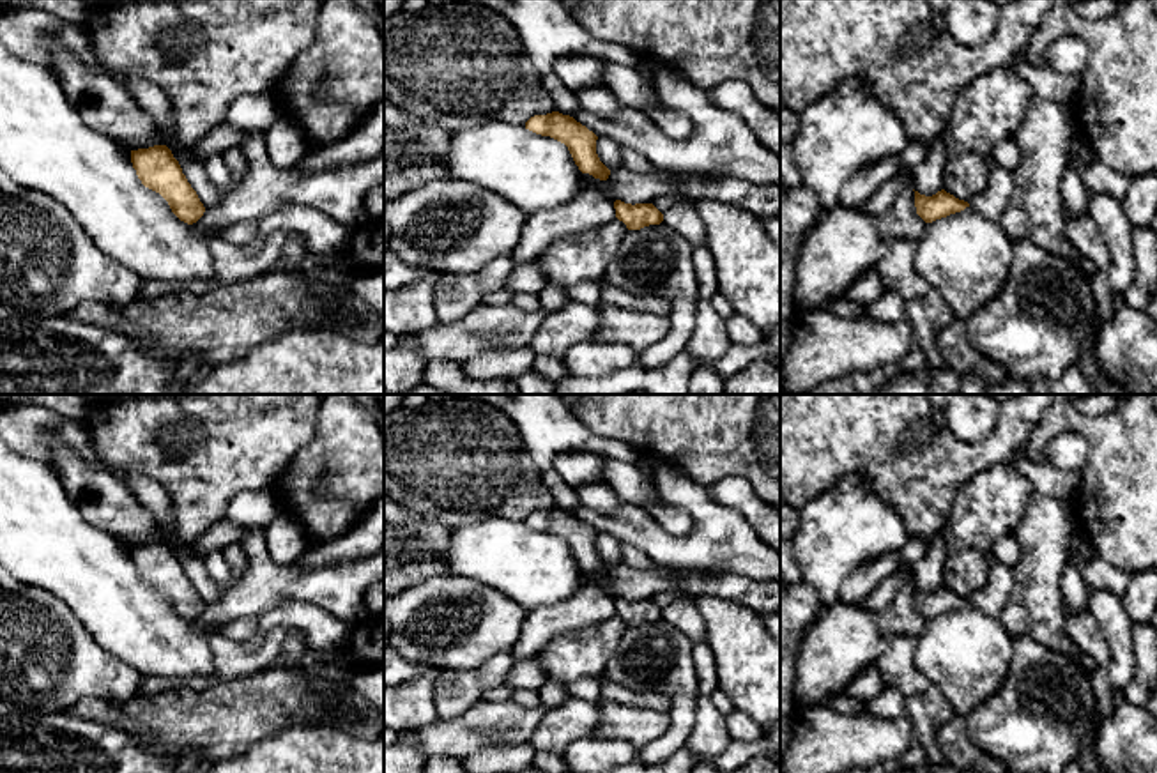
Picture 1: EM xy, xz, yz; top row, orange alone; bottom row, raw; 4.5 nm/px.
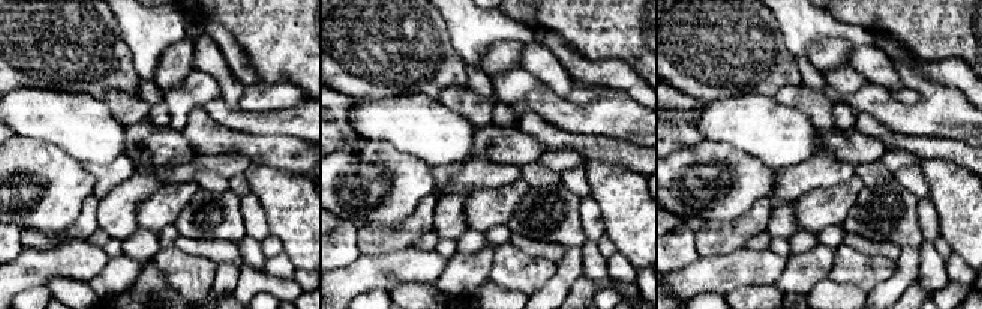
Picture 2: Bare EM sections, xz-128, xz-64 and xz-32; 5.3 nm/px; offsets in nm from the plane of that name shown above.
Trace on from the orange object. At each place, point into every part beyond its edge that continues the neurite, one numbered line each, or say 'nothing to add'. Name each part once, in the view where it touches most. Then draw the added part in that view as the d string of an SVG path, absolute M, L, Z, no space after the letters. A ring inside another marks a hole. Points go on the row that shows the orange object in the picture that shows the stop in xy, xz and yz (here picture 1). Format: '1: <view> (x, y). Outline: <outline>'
nothing to add

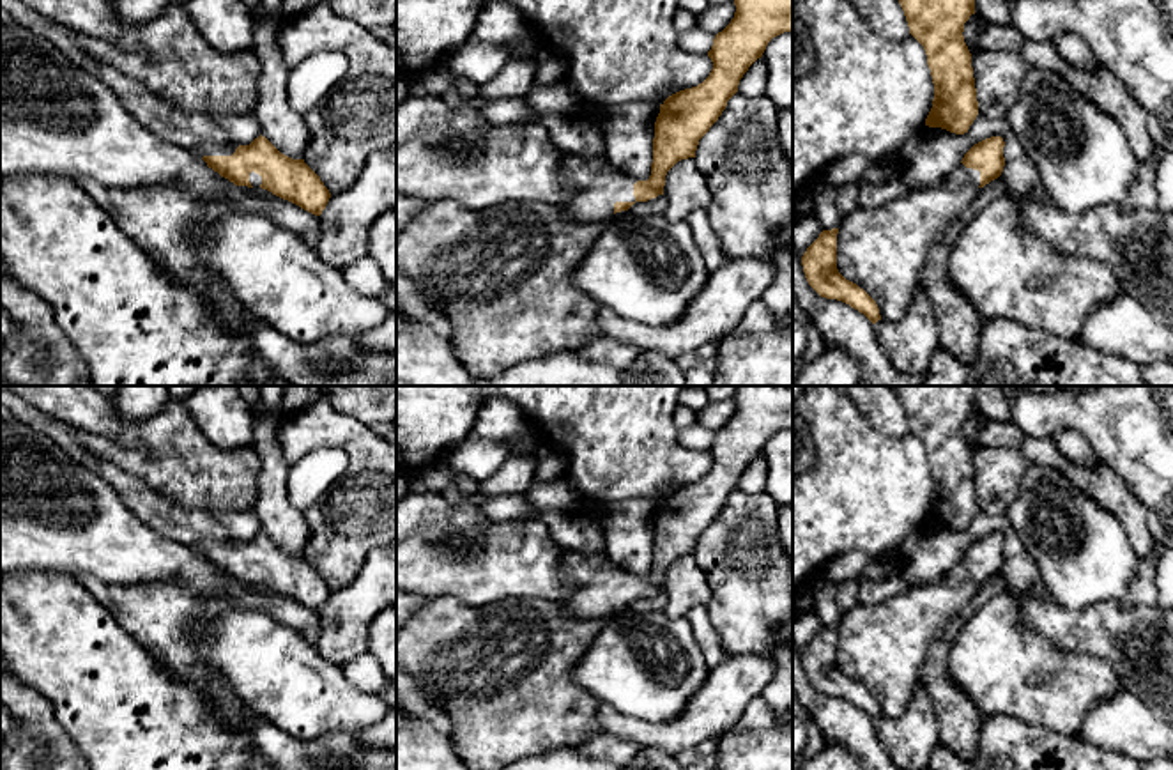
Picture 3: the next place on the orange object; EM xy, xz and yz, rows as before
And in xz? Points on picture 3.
1: xz (598, 186). Outline: M566 156L561 173L573 182L575 193L559 207L575 223L603 221L614 214L616 202L635 202L637 181L609 161Z

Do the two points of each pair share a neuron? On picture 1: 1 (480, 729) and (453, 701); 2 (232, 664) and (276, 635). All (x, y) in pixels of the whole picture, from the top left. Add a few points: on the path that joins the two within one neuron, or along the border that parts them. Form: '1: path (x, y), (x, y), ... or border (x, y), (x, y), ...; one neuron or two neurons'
1: border (482, 701), (457, 715), (439, 717); two neurons
2: path (245, 662), (253, 662), (268, 648); one neuron

